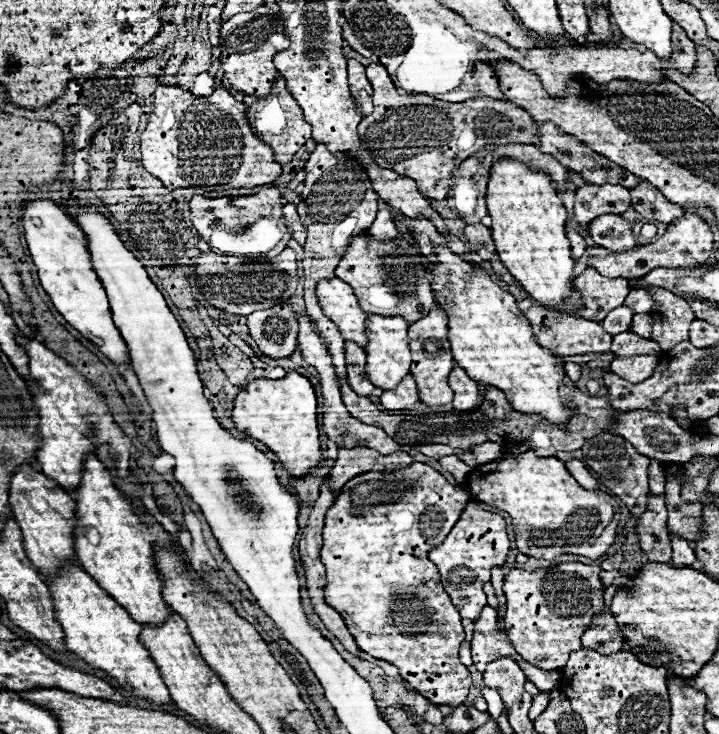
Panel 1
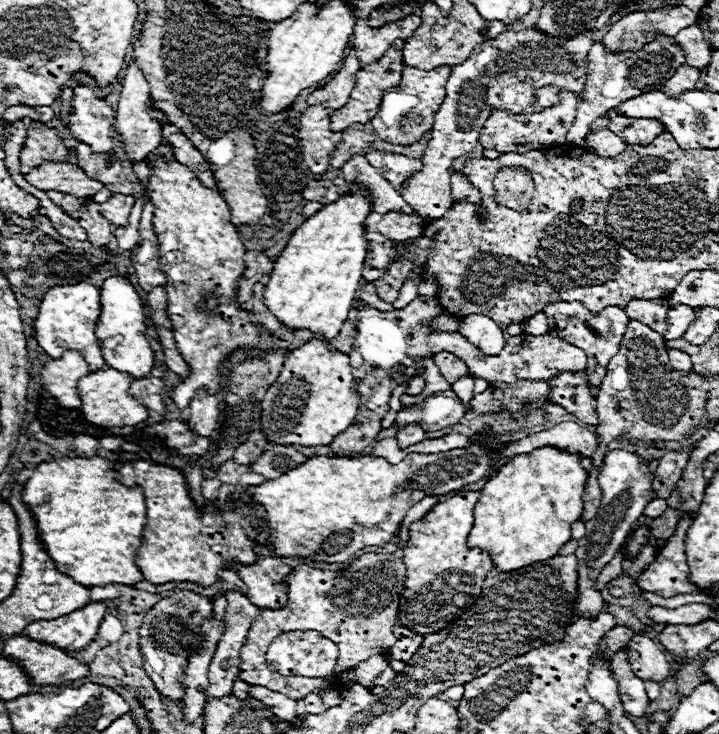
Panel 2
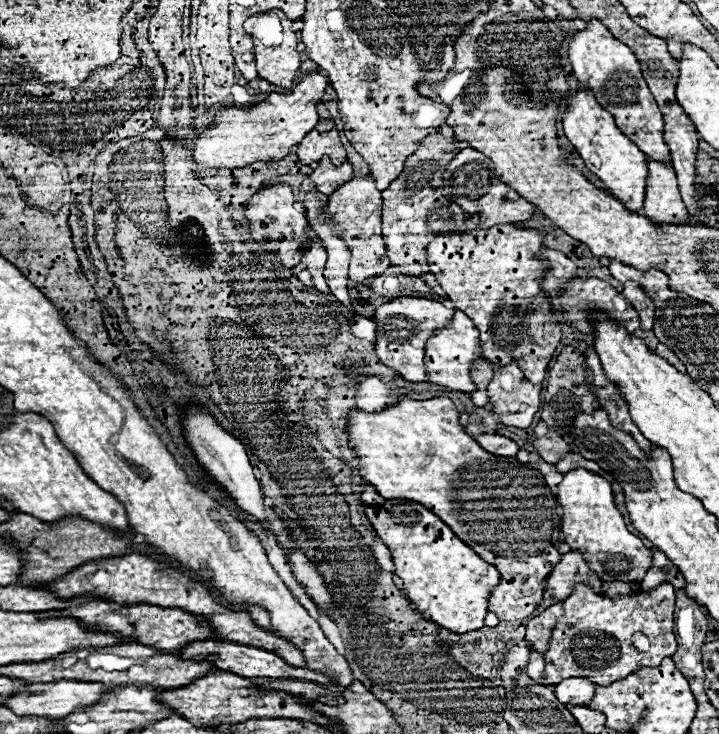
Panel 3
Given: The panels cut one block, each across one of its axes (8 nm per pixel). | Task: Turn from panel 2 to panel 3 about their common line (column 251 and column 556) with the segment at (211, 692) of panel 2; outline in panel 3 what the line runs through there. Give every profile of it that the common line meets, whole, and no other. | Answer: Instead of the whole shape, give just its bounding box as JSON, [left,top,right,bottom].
[526,602,564,656]

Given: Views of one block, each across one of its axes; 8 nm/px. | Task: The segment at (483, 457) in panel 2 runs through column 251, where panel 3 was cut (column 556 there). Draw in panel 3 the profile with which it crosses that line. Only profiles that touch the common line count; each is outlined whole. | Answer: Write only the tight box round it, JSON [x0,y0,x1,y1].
[556,470,652,582]

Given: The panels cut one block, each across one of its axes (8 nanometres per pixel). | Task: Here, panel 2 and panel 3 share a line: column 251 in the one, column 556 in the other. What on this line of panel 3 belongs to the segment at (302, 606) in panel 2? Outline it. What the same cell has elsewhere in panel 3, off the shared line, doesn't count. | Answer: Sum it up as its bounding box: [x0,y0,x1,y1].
[544,584,678,686]

